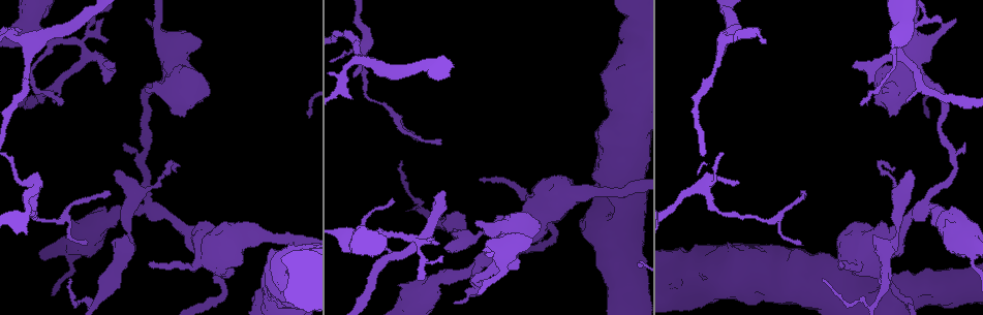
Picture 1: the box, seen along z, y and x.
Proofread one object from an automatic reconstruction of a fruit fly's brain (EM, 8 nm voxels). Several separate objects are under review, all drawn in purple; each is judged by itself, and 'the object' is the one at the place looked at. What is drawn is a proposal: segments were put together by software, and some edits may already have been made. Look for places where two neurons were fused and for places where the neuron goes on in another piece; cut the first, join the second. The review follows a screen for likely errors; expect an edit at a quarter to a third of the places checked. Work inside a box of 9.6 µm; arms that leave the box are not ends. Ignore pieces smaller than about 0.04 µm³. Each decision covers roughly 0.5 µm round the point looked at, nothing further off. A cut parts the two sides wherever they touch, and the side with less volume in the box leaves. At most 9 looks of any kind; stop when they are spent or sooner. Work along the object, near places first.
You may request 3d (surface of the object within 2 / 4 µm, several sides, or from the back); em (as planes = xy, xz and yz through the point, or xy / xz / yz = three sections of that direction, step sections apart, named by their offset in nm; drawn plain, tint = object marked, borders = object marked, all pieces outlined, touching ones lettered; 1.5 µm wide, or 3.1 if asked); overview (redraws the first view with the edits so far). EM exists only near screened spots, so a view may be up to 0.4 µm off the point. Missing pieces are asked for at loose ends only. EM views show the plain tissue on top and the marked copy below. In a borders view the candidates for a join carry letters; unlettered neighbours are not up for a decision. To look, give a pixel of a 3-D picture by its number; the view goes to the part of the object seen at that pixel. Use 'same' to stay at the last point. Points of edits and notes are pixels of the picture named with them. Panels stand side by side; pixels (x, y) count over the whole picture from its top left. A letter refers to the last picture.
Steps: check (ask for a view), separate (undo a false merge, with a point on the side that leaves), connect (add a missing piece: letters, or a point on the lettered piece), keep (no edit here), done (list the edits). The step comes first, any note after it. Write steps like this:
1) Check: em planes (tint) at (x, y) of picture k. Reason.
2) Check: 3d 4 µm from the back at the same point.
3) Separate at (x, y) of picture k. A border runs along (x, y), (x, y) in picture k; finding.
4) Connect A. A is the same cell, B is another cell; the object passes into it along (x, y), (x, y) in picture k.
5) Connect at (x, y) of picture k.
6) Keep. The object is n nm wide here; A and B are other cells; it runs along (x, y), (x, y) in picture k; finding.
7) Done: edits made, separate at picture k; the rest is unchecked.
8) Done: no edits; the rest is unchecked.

Check: em planes (borders) at (354, 77) of picture 1. Tapers out.

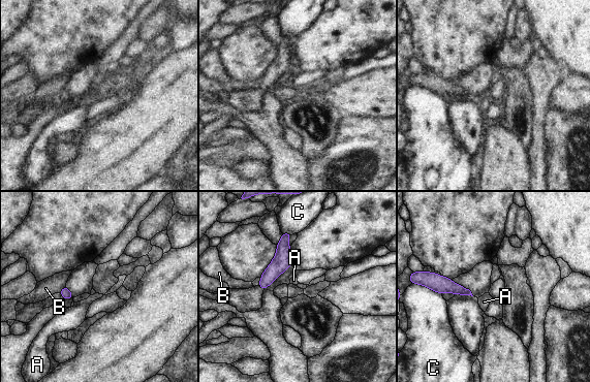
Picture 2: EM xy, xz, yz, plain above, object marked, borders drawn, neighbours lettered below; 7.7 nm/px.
Keep. A, B and C are other cells; a border runs along (65, 285), (59, 292) in picture 2; no lettered piece goes on from it.

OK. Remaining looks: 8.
Check: em planes (borders) at (823, 279) of picture 1. Tapers out.

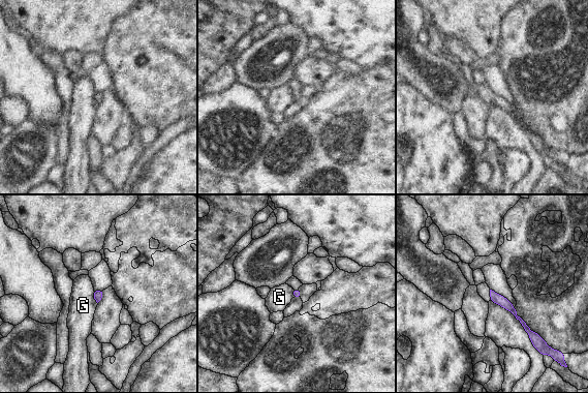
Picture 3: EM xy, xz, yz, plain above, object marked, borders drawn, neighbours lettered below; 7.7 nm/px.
Keep. The longest contact is with G, 100 nm; G is another cell; it runs along (492, 294), (513, 310), (534, 341) in picture 3; no lettered piece goes on from it.

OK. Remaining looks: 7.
Check: 3d 2 µm at (116, 171) of picture 1. Free end.

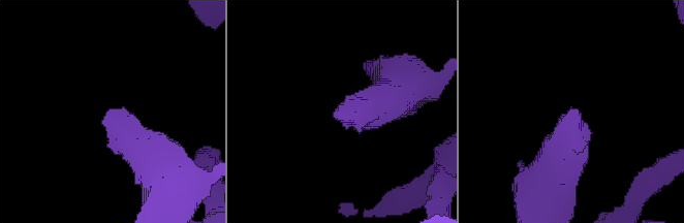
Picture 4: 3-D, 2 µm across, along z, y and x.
Check: em xz step 8 (borders) at (339, 120) of picture 4. Now the EM.

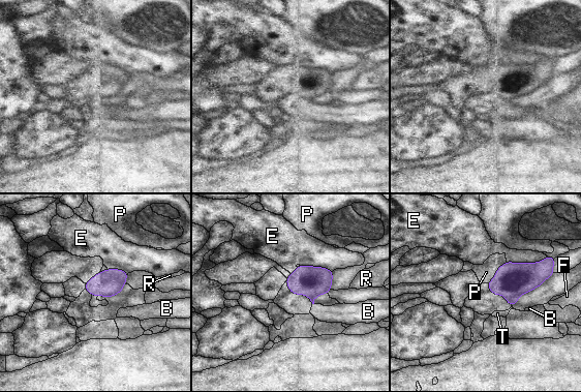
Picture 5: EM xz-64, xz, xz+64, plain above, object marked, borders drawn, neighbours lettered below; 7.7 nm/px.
Keep. B, E, F, P, R and T are other cells; a border runs along (506, 261), (487, 282) in picture 5; none of them fits.

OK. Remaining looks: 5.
Check: em planes (borders) at (474, 222) of picture 1. Stops while still wide.

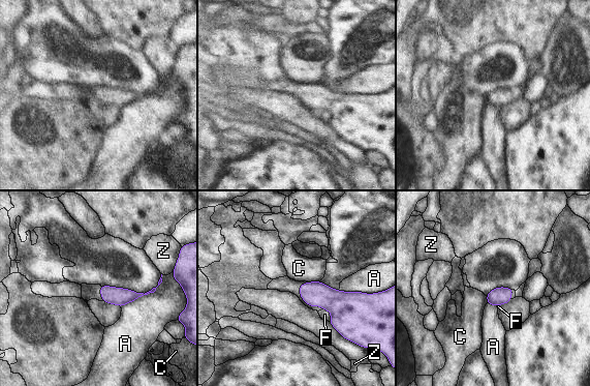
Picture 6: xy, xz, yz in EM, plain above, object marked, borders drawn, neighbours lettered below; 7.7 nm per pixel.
Keep. A, C, F and Z are other cells; a border runs along (319, 280), (308, 283) in picture 6; none of them fits.

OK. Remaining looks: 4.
Done: no edits; the rest is unchecked.

